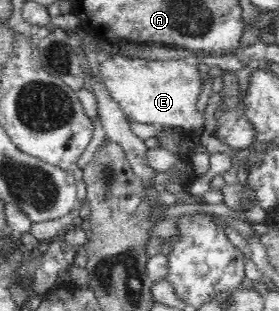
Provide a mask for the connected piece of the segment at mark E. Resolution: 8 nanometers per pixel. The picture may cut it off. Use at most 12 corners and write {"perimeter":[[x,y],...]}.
{"perimeter":[[103,55],[131,120],[203,132],[196,62]]}

